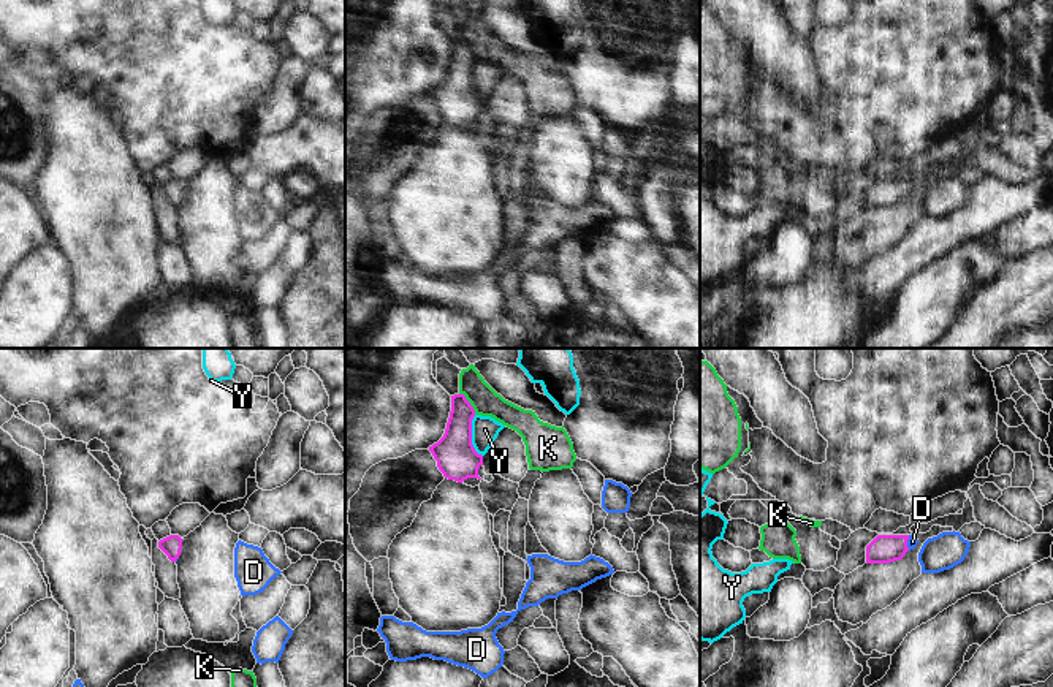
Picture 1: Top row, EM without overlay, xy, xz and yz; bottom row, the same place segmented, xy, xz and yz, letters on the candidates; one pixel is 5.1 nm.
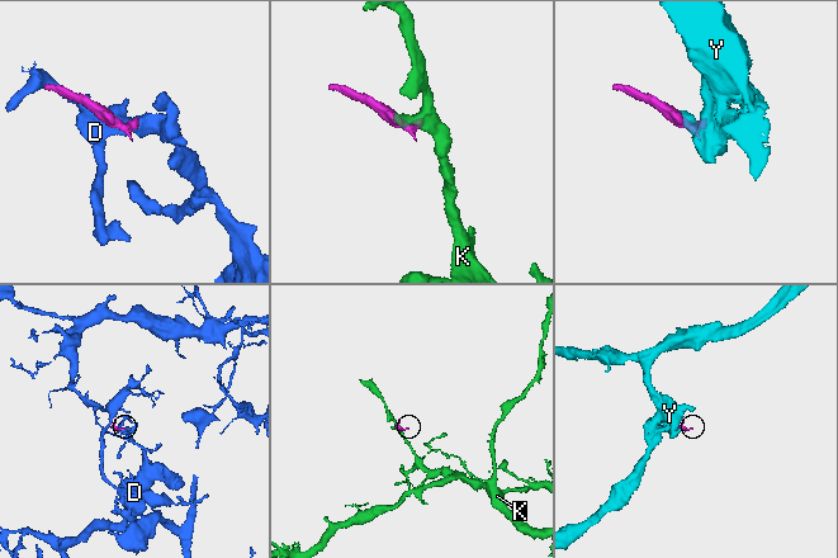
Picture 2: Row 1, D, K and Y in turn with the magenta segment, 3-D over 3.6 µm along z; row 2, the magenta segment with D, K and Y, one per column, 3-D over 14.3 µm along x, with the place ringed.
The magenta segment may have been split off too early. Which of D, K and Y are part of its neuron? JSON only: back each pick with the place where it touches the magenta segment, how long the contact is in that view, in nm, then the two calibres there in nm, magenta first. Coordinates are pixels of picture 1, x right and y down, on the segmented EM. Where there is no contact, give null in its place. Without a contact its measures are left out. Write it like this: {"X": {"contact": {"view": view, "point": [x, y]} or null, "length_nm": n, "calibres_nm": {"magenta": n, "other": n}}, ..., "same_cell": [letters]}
{"D": {"contact": {"view": "yz", "point": [906, 543]}, "length_nm": 80, "calibres_nm": {"magenta": 140, "other": 50}}, "same_cell": ["D"]}

